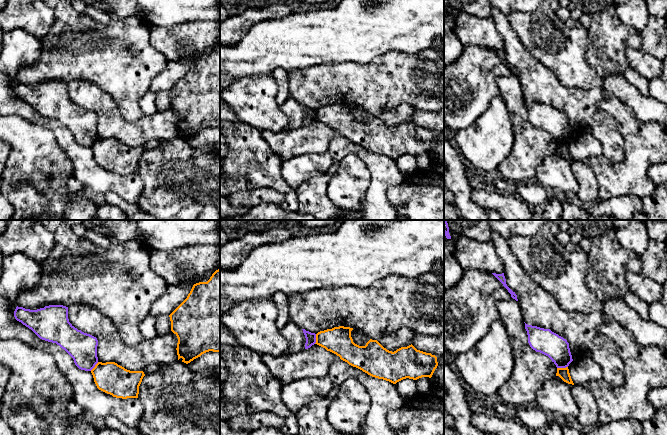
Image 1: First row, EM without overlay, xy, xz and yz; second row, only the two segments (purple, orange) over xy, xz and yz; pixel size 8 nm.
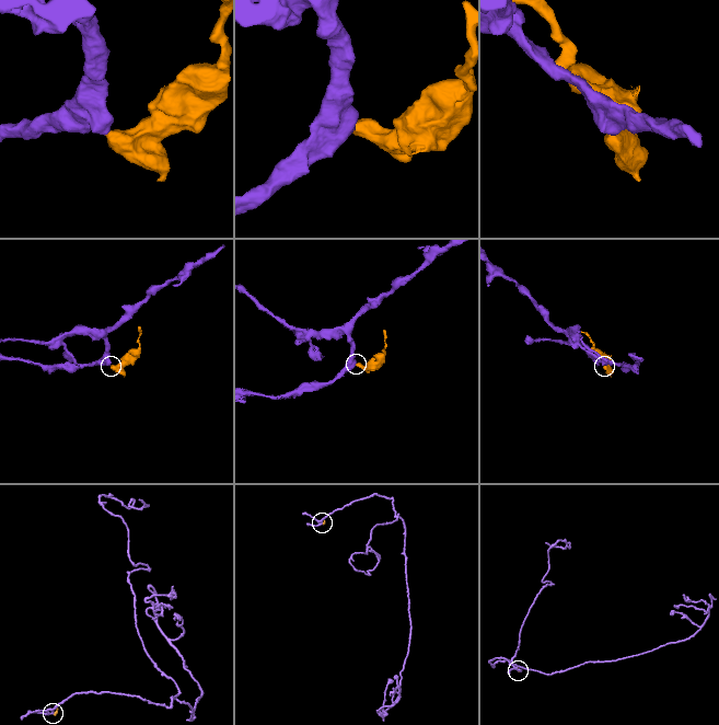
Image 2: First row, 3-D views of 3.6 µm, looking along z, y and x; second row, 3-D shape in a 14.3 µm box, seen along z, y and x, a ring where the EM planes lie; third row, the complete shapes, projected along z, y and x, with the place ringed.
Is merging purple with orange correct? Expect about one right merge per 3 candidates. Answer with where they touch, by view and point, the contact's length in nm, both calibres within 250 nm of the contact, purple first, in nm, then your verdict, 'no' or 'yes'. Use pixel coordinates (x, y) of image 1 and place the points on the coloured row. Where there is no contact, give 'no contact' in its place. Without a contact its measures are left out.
yz (562, 367) | 90 nm | 200/90 nm | no

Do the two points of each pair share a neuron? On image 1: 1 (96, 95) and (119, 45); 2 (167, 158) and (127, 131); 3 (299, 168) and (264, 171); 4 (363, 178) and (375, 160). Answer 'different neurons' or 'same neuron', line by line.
1: different neurons
2: different neurons
3: different neurons
4: different neurons

